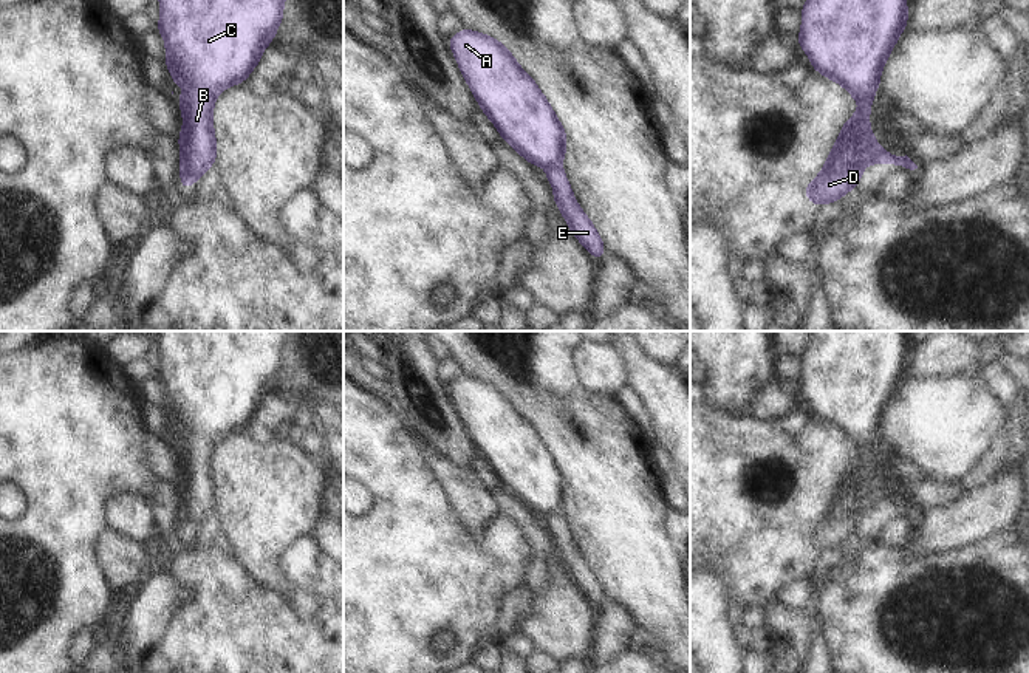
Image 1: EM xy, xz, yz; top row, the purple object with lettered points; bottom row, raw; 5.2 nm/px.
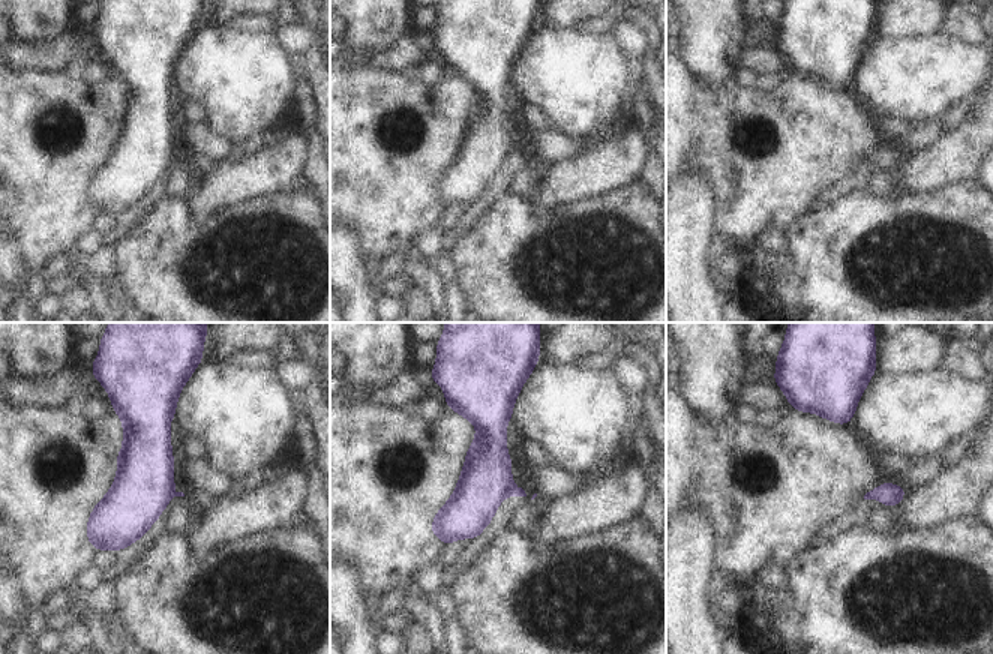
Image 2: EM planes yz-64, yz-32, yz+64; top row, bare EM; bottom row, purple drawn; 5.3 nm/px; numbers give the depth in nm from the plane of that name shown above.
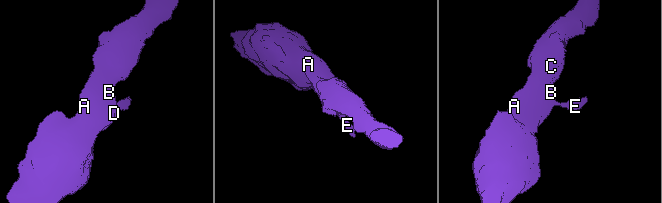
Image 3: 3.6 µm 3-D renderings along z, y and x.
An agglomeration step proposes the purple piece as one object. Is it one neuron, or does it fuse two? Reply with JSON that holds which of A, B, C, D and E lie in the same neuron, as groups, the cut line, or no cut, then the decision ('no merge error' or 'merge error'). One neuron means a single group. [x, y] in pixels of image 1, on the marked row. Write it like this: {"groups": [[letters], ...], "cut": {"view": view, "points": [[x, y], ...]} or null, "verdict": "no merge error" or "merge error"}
{"groups": [["A", "B", "C", "D"], ["E"]], "cut": {"view": "yz", "points": [[879, 149], [865, 163]]}, "verdict": "merge error"}

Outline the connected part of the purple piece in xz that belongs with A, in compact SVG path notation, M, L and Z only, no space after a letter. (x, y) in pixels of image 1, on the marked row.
M464 28L449 37L449 46L481 111L517 153L545 169L565 158L566 130L500 40Z

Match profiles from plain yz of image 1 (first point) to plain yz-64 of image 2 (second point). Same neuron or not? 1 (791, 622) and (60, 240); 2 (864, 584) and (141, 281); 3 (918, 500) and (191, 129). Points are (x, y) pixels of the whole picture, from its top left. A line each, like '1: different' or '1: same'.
1: different
2: same
3: same

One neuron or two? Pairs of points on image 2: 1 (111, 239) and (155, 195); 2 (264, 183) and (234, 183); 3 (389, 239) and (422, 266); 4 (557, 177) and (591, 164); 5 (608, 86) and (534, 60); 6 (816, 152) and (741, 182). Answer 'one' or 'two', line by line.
1: one
2: one
3: two
4: one
5: one
6: one

